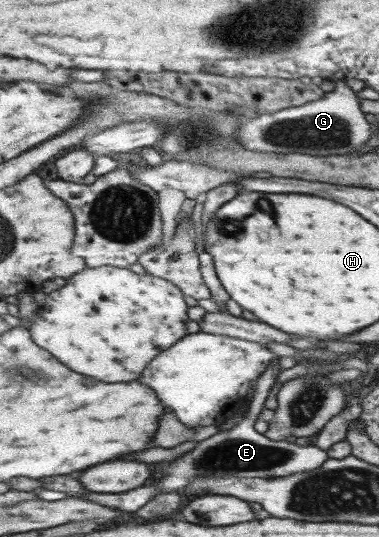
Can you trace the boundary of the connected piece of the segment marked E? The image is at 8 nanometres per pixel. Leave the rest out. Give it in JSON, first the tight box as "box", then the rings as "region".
{"box":[158,358,327,492],"region":[[[273,358],[267,367],[259,374],[253,386],[252,400],[248,405],[248,412],[241,421],[238,421],[231,429],[217,431],[212,436],[198,441],[196,448],[188,450],[180,458],[172,460],[166,466],[166,474],[158,482],[158,490],[162,492],[180,492],[188,482],[194,478],[226,478],[236,476],[238,478],[276,478],[278,476],[290,476],[294,472],[304,472],[320,466],[327,459],[327,452],[320,450],[316,445],[298,446],[286,441],[268,440],[264,435],[254,430],[256,416],[263,409],[263,403],[268,396],[270,387],[275,383],[279,373],[279,358]]]}

